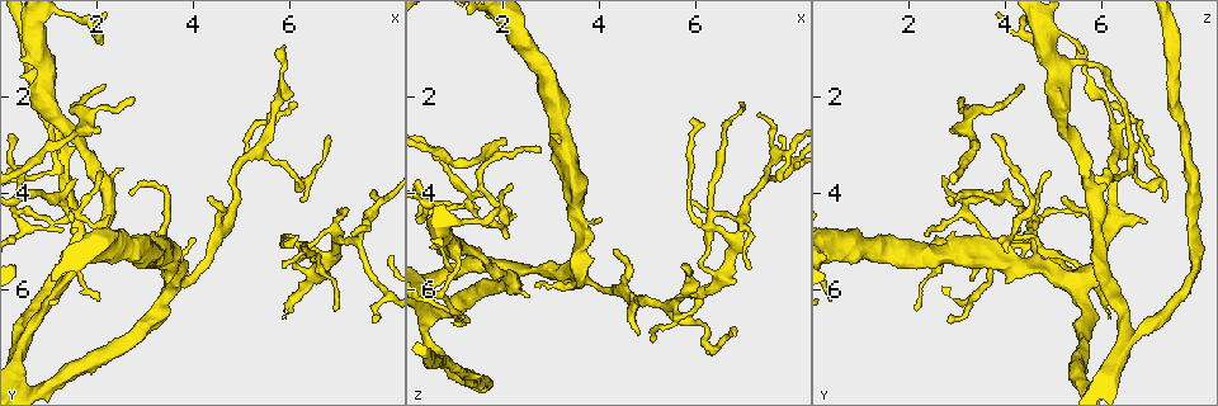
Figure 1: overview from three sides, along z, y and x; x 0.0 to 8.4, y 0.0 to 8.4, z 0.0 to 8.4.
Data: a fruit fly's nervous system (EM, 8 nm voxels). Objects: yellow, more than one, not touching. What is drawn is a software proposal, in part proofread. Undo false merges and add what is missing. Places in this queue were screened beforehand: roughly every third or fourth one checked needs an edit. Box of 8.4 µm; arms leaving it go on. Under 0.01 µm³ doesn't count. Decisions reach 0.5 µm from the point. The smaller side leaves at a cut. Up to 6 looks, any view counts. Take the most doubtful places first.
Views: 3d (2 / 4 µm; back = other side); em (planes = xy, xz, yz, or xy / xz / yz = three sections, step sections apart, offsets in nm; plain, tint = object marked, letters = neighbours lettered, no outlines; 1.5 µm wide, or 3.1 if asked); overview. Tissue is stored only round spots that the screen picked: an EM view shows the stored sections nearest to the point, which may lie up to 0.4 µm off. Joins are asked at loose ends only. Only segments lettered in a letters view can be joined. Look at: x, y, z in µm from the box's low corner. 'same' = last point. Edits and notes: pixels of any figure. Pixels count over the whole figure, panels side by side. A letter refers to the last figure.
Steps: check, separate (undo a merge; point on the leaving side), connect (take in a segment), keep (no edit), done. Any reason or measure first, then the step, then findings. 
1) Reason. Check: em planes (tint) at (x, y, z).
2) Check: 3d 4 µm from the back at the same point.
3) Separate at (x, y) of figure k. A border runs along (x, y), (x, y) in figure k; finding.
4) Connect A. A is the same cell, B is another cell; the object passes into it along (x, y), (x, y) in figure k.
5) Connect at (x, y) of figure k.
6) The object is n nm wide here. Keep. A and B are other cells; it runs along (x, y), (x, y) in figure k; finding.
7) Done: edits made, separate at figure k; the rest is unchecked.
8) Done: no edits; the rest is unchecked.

Abrupt turn. Check: 3d 2 µm from the back at (1.15, 3.55, 6.60).

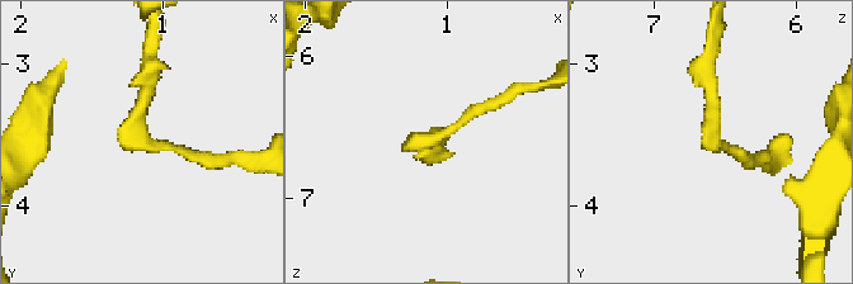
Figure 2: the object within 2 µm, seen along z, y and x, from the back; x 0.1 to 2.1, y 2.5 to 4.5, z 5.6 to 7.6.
Now the EM. Check: em yz step 4 (tint) at (1.14, 3.56, 6.58).

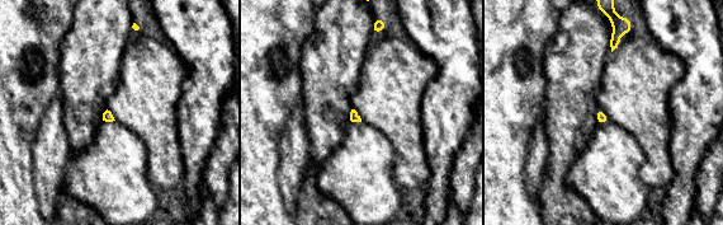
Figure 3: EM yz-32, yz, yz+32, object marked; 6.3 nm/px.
Another direction. Check: em planes (letters) at the same point.

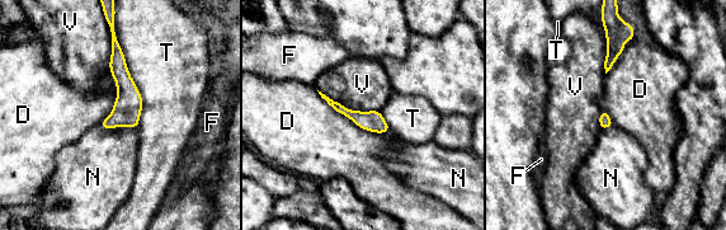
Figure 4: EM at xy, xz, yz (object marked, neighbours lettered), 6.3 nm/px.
The longest contact is with T, 650 nm. Keep. D, F, N, T and V are other cells; continuous, no second neuron.

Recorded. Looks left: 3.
Tapers out. Check: em xy step 4 (letters) at (4.80, 4.55, 6.95).

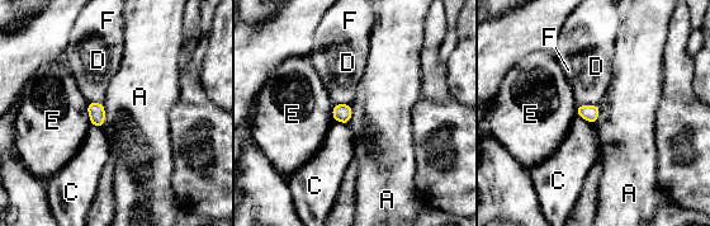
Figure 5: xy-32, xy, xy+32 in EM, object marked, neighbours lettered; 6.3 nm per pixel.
Check: em planes (letters) at the same point.

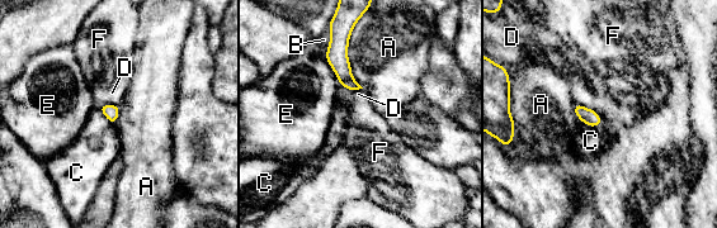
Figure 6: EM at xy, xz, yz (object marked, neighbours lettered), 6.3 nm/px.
Keep. A, B, C, D, E and F are other cells; a border runs along (592, 108), (600, 115) in figure 6; none of them fits.

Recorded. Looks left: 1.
Side arm on a straight run. Check: em planes (letters) at (6.80, 5.30, 4.95).

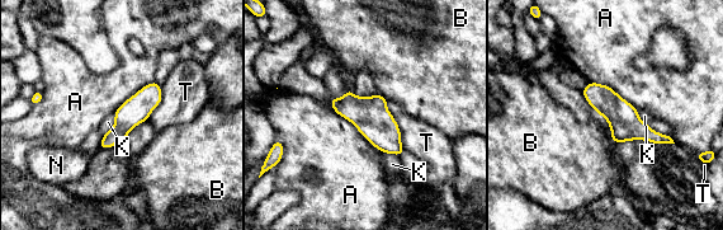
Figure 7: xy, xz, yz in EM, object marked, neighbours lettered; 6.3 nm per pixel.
Keep. A, B, K, N and T are other cells; it runs along (586, 90), (632, 127), (664, 140) in figure 7; one neuron here.

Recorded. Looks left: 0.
Done: no edits; the rest is unchecked.

